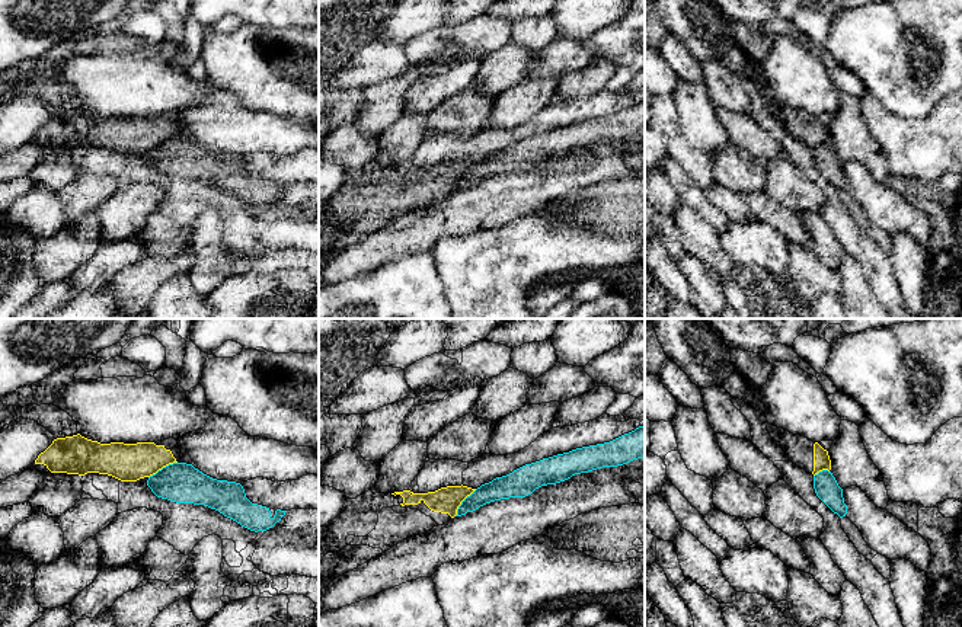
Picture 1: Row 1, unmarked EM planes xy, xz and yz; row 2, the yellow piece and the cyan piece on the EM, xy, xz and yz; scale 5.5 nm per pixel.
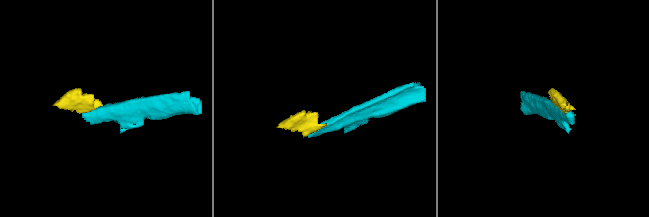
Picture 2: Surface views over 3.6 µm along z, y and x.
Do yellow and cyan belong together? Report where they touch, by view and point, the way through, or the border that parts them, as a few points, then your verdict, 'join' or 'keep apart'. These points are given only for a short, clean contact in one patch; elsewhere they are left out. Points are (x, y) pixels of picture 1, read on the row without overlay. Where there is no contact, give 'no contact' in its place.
contact xy (162, 141); border xy (176, 136), (163, 140), (149, 152); keep apart

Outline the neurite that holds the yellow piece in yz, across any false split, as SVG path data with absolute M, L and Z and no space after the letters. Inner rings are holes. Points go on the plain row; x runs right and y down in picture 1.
M767 99L773 115L783 122L789 134L809 148L831 144L831 134L825 121L805 111L793 109L787 103Z

